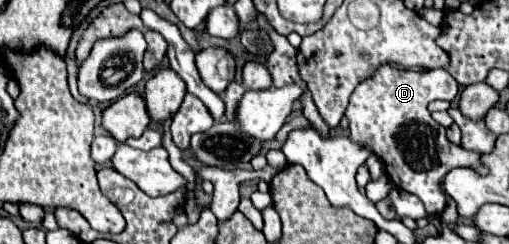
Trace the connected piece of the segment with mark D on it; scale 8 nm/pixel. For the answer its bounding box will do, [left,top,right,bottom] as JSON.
[346,65,486,215]

